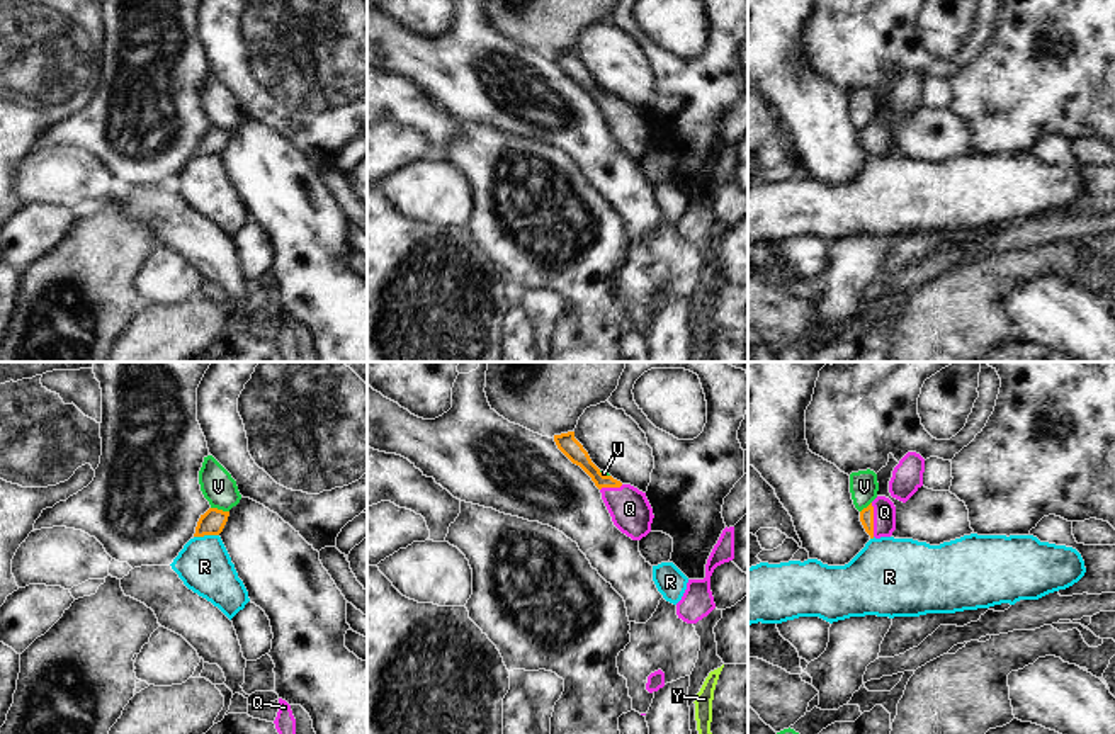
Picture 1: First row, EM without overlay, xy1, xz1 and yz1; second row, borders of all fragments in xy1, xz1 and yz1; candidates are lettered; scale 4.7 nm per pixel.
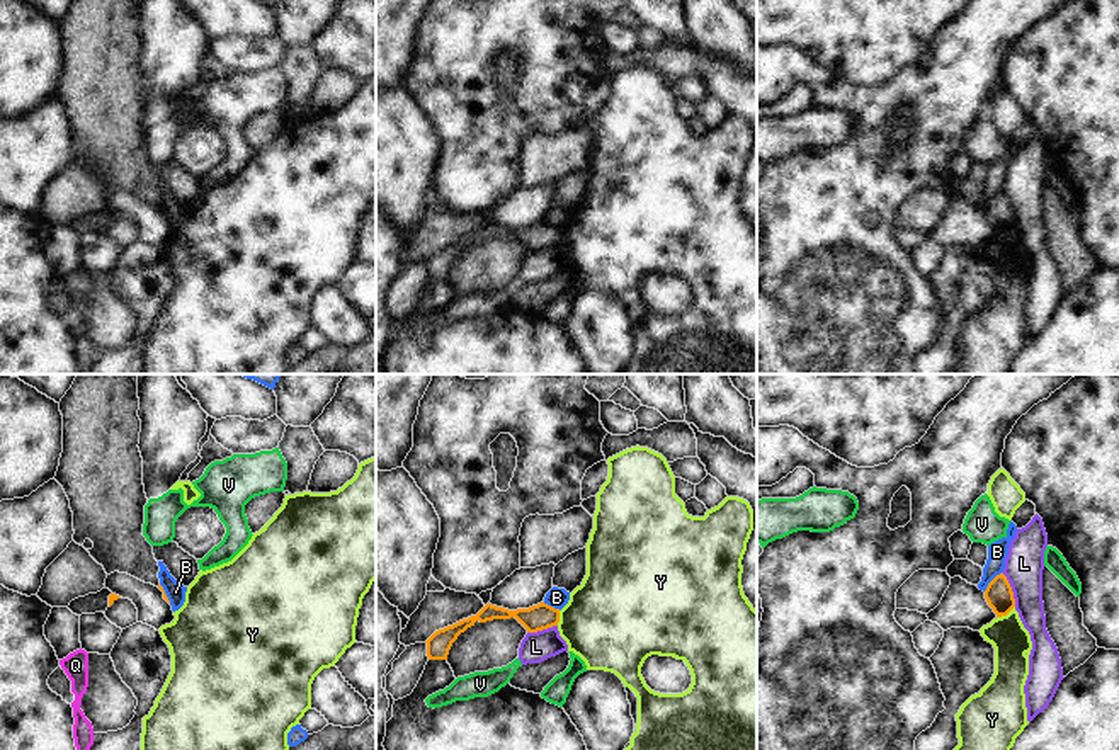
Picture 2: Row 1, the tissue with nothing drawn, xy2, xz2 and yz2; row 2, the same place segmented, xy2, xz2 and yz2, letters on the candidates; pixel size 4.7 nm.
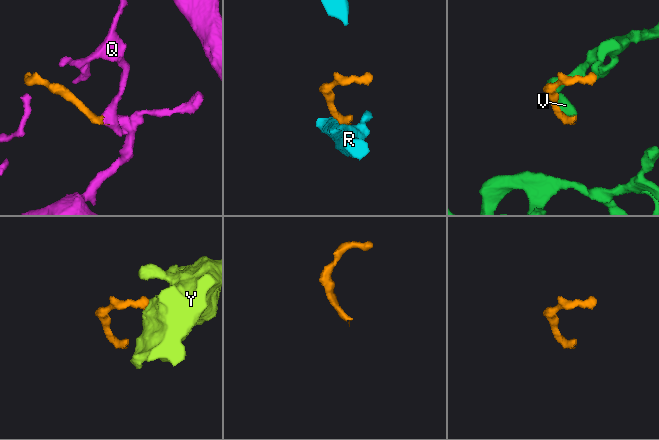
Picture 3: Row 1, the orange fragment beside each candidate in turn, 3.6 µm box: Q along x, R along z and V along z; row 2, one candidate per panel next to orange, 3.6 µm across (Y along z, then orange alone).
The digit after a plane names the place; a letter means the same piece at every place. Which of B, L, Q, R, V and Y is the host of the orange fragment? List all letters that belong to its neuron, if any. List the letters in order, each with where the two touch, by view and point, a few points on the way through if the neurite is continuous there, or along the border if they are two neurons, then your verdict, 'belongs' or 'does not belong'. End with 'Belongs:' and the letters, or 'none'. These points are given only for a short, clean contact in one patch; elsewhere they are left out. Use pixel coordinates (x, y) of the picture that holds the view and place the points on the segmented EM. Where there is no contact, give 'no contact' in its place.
B: yz2 (990, 582) | along yz2 (1000, 572), (983, 590) | does not belong
L: yz2 (1011, 589) | along yz2 (1002, 572), (1016, 606) | does not belong
Q: yz1 (872, 520) | across yz1 (867, 513), (872, 520), (884, 512) | belongs
R: xy1 (206, 534) | along xy1 (218, 534), (194, 537) | does not belong
V: xy1 (220, 510) | does not belong
Y: yz2 (1005, 614) | along yz2 (1014, 606), (997, 618) | does not belong
Belongs: Q

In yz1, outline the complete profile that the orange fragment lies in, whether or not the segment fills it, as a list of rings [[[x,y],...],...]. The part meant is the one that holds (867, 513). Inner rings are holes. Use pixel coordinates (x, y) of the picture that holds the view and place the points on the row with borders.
[[[877,496],[860,511],[860,522],[870,539],[891,537],[896,530],[896,506],[886,496]]]

